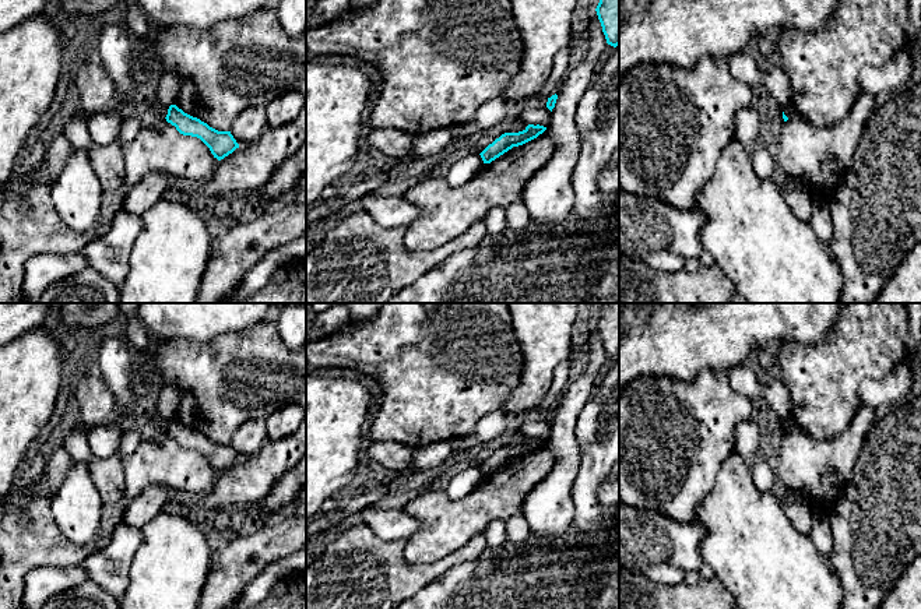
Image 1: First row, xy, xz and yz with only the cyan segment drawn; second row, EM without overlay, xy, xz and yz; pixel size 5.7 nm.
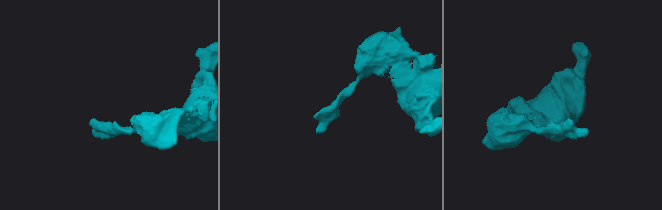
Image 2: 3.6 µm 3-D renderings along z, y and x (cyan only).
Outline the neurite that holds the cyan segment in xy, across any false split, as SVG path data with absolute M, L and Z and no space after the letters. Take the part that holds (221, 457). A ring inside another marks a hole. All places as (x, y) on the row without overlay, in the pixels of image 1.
M176 418L169 419L165 432L168 436L175 439L180 447L200 451L218 474L239 461L239 457L231 444L218 444L200 432L184 426Z

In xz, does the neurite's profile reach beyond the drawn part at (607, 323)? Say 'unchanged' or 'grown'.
unchanged

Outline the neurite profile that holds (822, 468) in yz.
M871 405L861 406L851 426L830 441L818 441L798 427L788 432L780 447L777 480L785 490L805 490L812 510L829 517L879 415Z

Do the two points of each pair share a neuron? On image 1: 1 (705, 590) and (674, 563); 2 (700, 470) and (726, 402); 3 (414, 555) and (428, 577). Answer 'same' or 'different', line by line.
1: different
2: same
3: different

